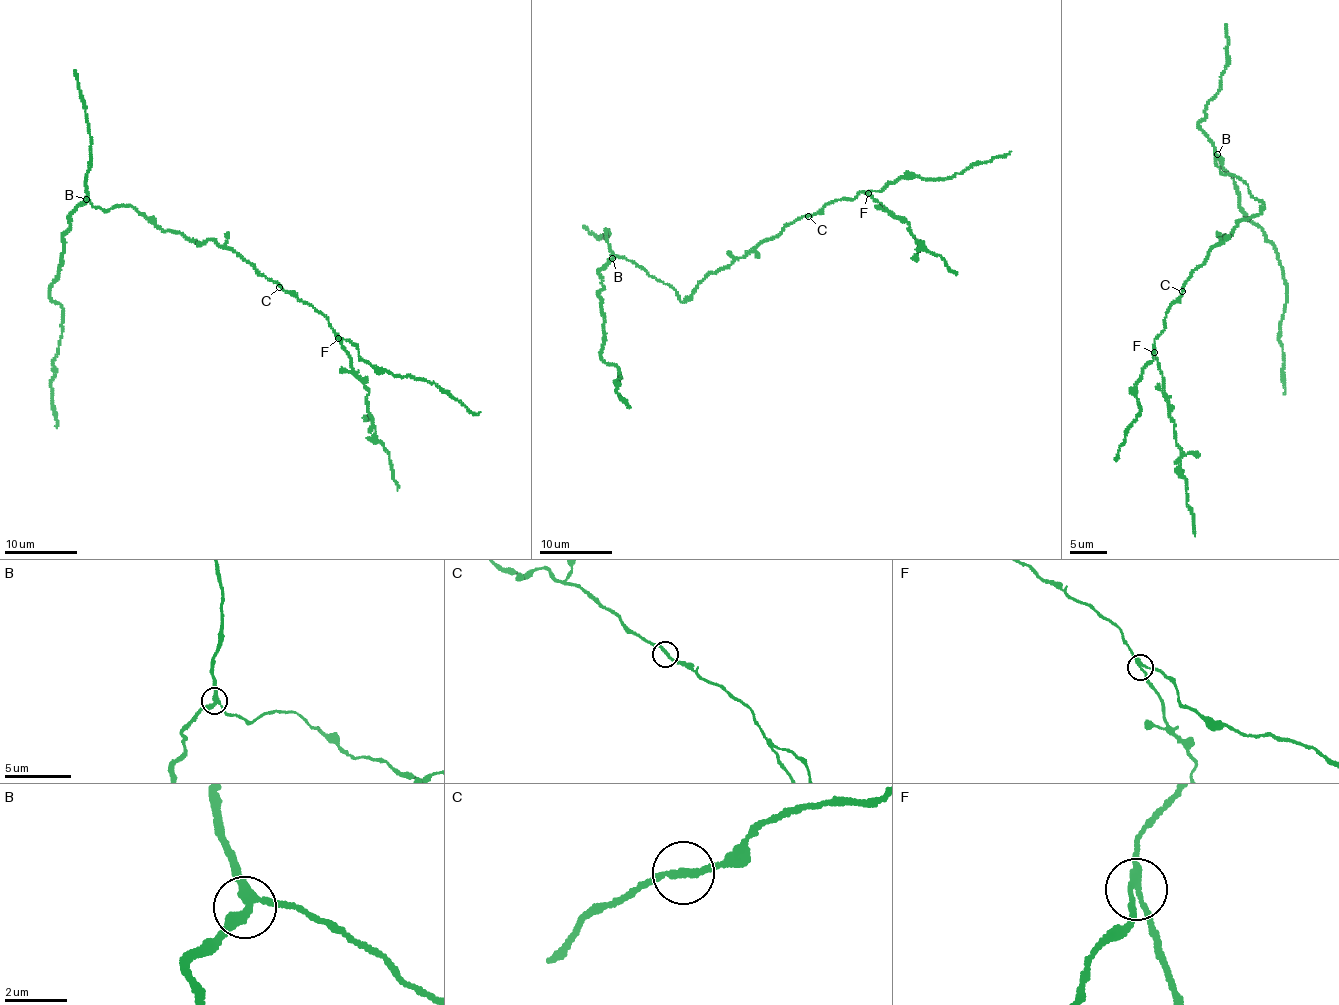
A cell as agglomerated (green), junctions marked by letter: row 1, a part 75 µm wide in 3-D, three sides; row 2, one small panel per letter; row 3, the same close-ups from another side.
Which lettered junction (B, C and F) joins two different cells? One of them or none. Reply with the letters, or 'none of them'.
F

